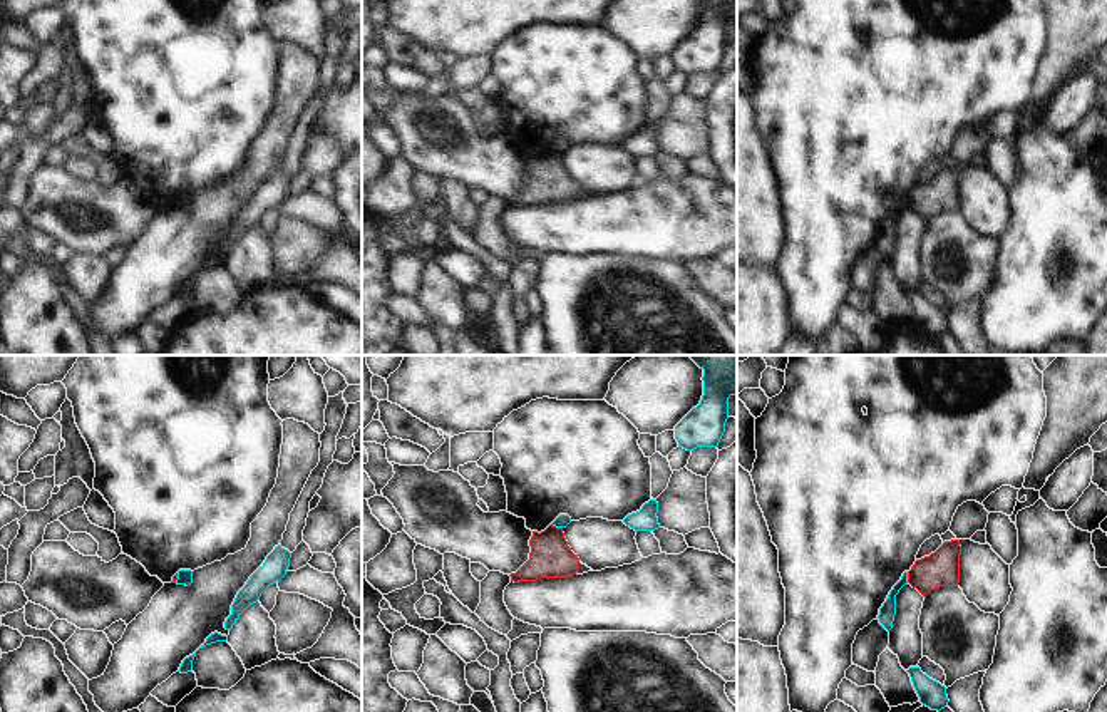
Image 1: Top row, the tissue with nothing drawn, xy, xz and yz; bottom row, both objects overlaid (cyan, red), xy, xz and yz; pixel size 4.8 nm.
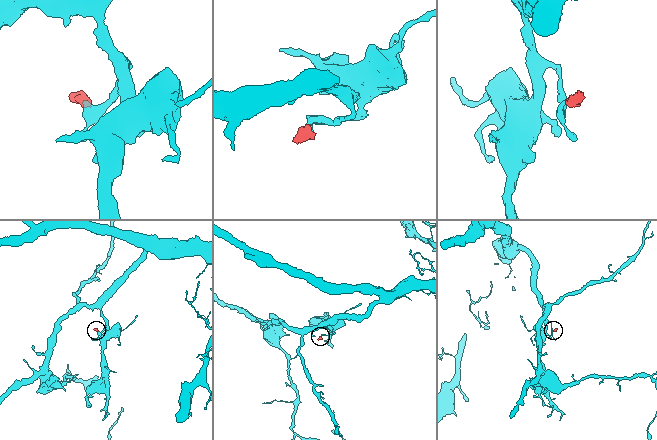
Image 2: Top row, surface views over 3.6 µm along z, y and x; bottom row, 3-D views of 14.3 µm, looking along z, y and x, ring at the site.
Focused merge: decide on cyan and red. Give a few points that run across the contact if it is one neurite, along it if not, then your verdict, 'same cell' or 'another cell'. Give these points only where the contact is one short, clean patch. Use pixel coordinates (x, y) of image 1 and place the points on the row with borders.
line xz (551, 523), (561, 528); another cell

